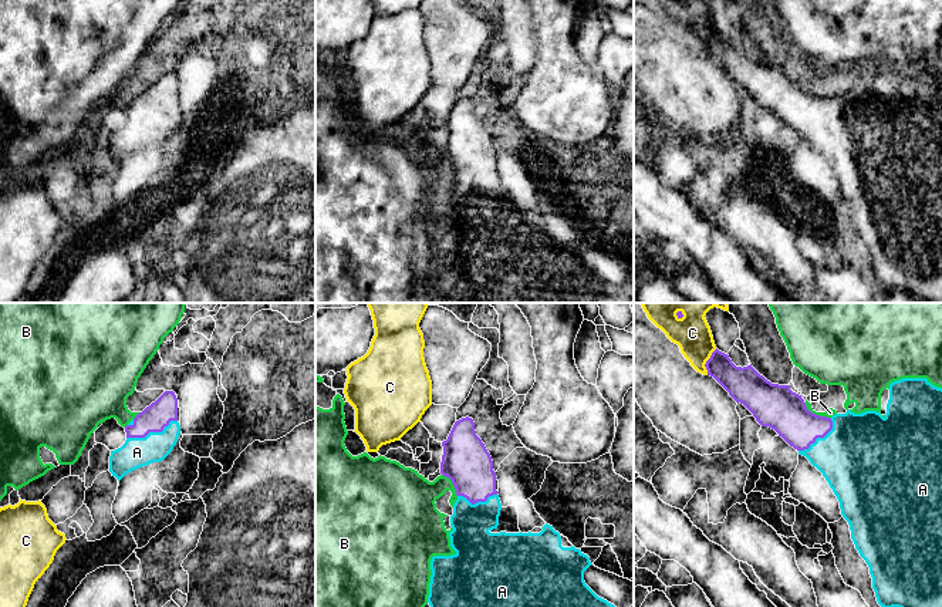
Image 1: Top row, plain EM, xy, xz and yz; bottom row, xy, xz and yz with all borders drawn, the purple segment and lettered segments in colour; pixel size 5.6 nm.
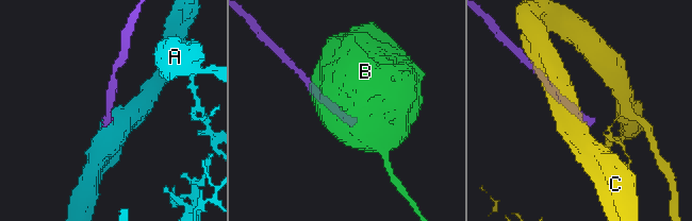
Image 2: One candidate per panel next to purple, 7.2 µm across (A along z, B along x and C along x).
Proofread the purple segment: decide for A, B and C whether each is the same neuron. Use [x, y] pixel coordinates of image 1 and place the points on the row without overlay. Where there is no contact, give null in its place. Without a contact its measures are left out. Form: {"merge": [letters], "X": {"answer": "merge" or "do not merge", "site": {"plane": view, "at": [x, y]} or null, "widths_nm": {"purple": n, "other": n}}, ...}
{"merge": ["A"], "A": {"answer": "merge", "site": {"plane": "xy", "at": [151, 113]}, "widths_nm": {"purple": 160, "other": 170}}, "B": {"answer": "do not merge", "site": {"plane": "yz", "at": [814, 95]}, "widths_nm": {"purple": 240, "other": 50}}, "C": {"answer": "do not merge", "site": {"plane": "yz", "at": [706, 43]}, "widths_nm": {"purple": 190, "other": 200}}}

